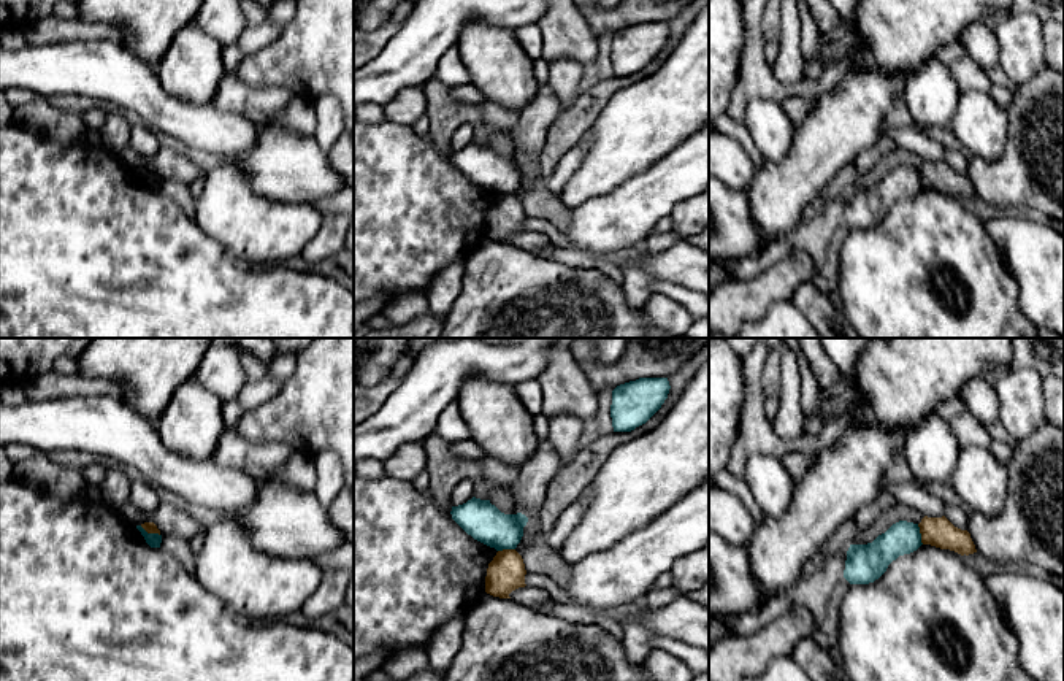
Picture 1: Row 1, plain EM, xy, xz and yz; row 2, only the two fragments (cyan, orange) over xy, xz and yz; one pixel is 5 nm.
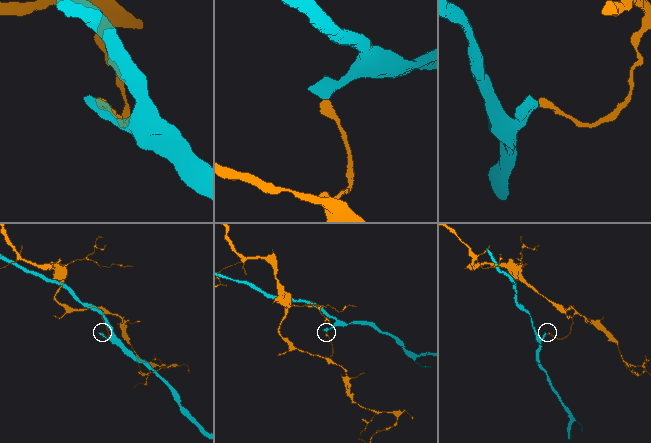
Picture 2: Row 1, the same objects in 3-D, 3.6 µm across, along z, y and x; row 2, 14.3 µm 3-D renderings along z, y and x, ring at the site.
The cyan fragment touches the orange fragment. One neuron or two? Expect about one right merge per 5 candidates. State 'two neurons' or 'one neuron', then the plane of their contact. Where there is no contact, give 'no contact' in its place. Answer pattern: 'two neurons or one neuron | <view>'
two neurons | yz

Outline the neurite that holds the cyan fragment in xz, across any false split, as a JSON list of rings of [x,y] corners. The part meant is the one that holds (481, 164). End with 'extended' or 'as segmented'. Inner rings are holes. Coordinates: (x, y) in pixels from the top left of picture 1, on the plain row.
[[[476,141],[452,151],[450,159],[468,179],[496,195],[515,194],[528,167],[522,157],[504,159],[490,144]]] | as segmented

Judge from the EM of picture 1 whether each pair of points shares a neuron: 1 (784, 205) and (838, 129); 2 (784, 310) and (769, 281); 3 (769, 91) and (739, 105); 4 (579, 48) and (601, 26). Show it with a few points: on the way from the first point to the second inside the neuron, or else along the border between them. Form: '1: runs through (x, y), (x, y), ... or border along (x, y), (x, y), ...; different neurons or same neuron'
1: runs through (790, 186), (811, 165), (820, 148); same neuron
2: border along (788, 299), (777, 300), (760, 318), (749, 321); different neurons
3: runs through (761, 91), (752, 91), (746, 97); same neuron
4: border along (582, 16), (597, 38); different neurons

